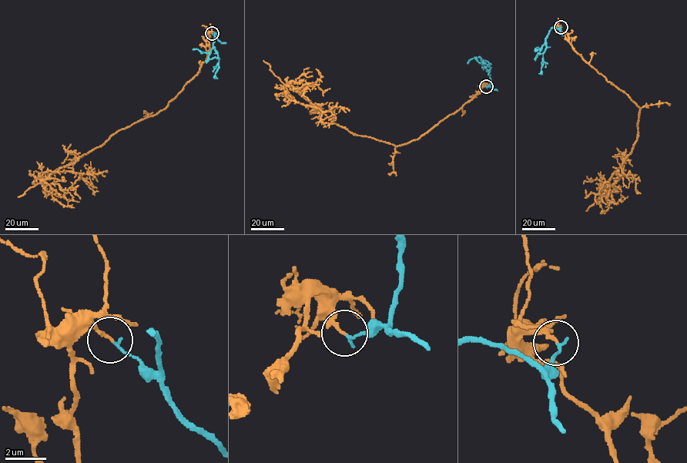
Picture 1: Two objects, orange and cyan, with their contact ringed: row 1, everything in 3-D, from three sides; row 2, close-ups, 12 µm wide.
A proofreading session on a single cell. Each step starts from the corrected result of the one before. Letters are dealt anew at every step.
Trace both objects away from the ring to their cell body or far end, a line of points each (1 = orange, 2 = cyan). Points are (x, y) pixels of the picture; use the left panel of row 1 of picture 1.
1: (212, 33), (200, 69), (164, 109), (39, 178), (78, 172), (95, 195)
2: (212, 34), (216, 34), (212, 48), (219, 58), (215, 74), (217, 78)

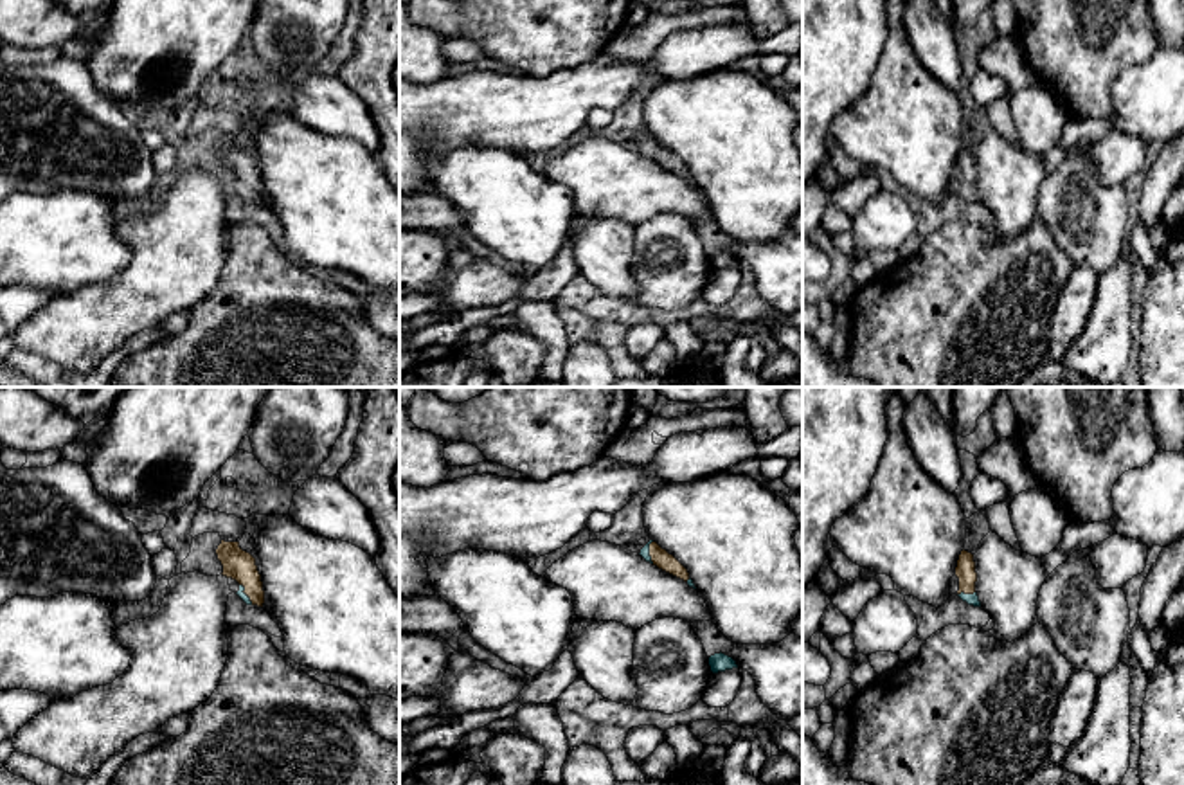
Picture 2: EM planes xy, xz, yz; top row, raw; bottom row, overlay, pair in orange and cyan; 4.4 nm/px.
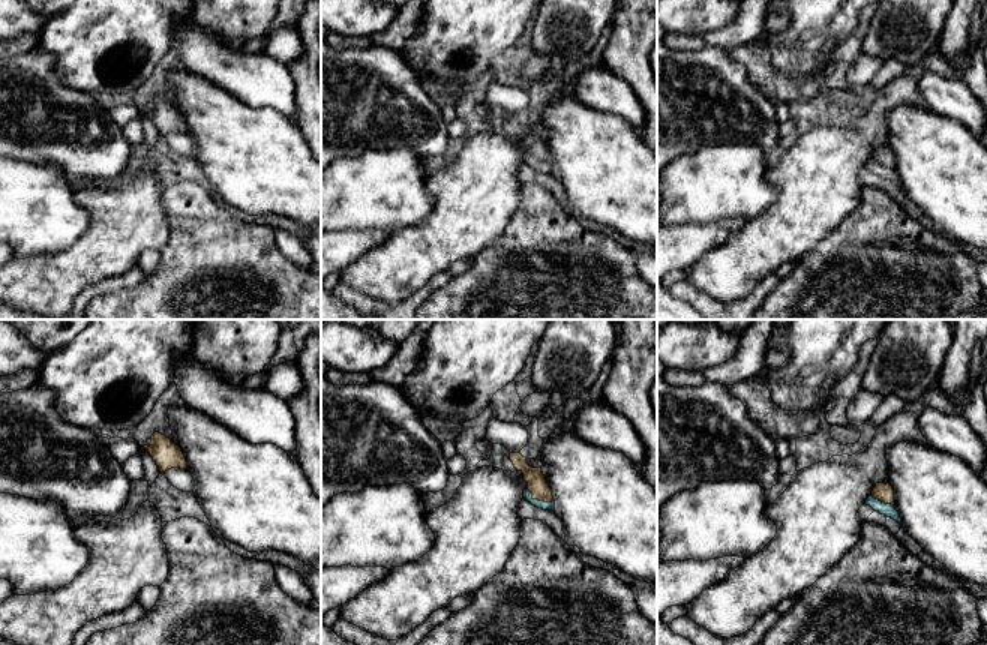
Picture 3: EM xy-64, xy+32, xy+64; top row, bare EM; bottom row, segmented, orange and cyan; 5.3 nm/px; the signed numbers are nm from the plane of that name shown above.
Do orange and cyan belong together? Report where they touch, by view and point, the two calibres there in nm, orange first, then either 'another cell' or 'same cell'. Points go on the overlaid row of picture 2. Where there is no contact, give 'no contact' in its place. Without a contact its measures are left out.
contact yz (965, 593); calibres 90 and 50 nm; another cell

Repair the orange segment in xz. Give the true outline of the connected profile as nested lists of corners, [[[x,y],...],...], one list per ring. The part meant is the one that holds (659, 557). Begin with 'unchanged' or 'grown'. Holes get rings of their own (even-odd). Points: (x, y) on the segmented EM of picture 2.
unchanged; [[[657,542],[650,544],[650,556],[651,556],[653,565],[657,565],[659,569],[662,569],[684,582],[689,580],[687,569],[673,555],[669,555],[666,549],[662,549]]]

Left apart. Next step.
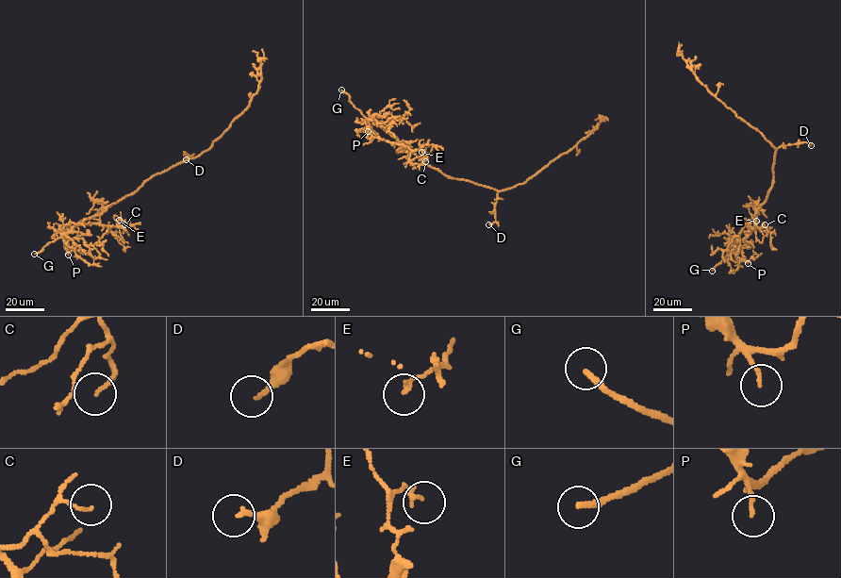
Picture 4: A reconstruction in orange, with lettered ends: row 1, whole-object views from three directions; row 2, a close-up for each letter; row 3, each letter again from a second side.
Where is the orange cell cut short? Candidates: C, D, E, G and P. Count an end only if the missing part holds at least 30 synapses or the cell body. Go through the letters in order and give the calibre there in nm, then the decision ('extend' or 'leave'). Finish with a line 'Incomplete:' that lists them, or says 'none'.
C: 100 nm thick; leave
D: 170 nm thick; leave
E: 160 nm thick; leave
G: 220 nm thick; extend
P: 120 nm thick; leave
Incomplete: G

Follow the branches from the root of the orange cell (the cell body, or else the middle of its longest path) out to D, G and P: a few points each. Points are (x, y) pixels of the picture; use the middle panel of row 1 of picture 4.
D: (456, 178), (497, 190), (495, 221), (488, 224)
G: (456, 178), (448, 177), (425, 164), (375, 122), (367, 118), (341, 90)
P: (456, 178), (448, 177), (425, 164), (371, 119), (368, 119), (368, 131)

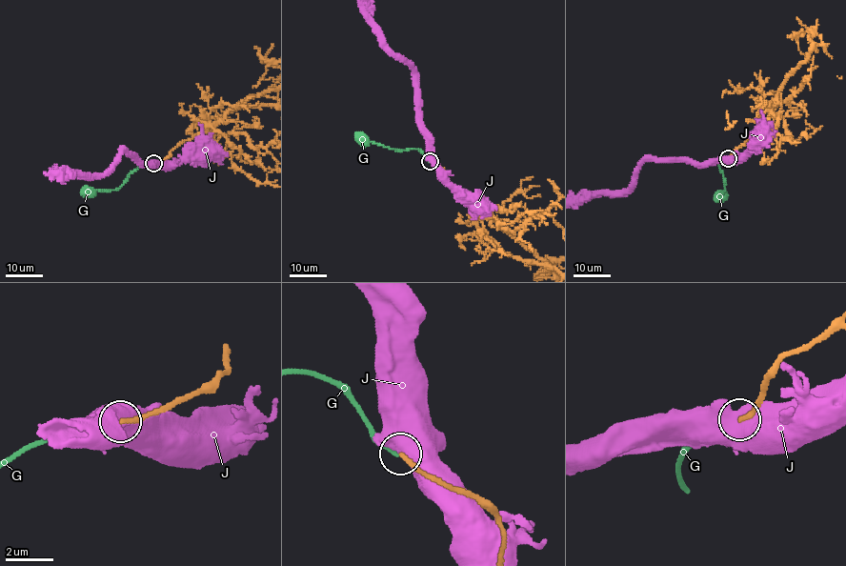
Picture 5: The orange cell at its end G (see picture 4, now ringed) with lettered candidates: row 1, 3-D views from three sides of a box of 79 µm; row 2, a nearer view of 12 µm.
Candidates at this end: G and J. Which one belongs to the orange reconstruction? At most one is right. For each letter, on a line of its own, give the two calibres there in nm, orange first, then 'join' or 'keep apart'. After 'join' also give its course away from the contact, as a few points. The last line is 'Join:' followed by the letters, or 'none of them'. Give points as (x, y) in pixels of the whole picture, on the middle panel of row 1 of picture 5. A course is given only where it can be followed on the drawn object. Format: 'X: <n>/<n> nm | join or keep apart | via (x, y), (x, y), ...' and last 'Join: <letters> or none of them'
G: 220/180 nm | keep apart
J: 300/750 nm | keep apart
Join: none of them

